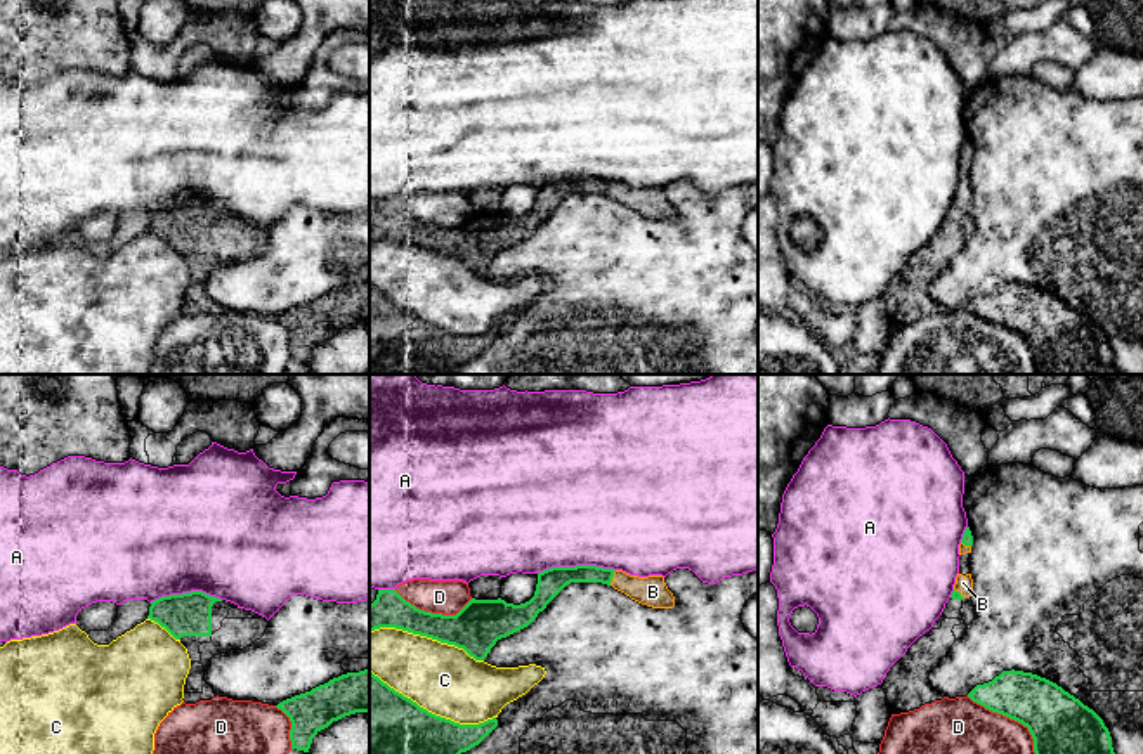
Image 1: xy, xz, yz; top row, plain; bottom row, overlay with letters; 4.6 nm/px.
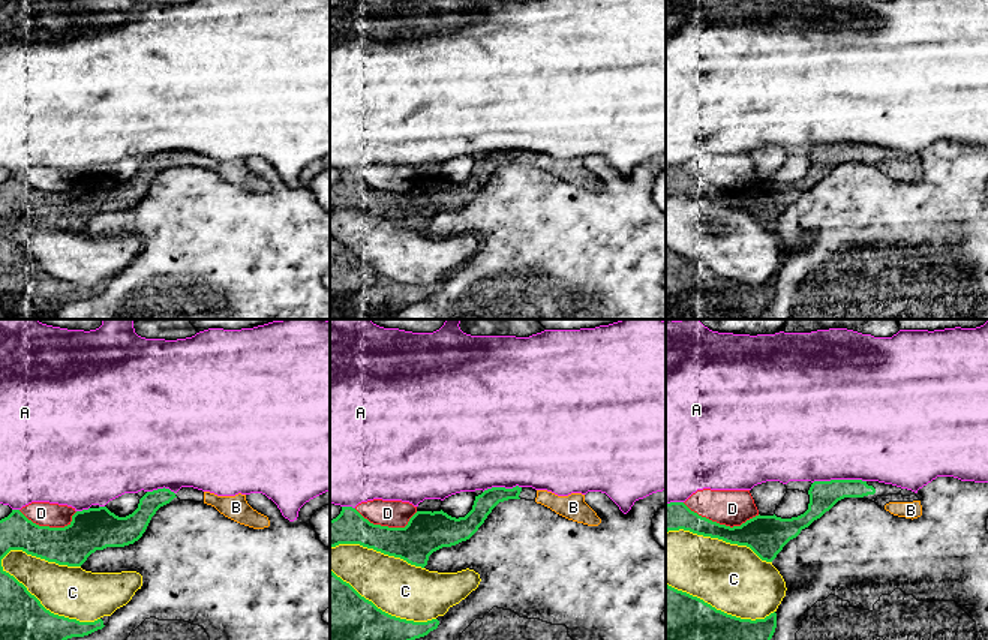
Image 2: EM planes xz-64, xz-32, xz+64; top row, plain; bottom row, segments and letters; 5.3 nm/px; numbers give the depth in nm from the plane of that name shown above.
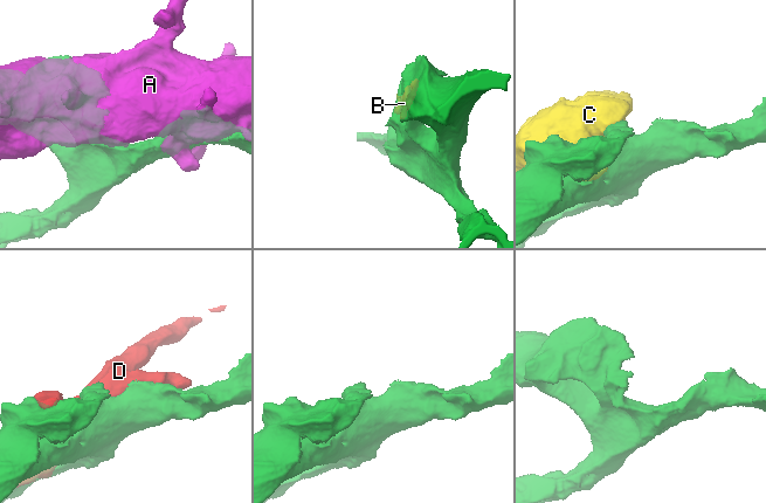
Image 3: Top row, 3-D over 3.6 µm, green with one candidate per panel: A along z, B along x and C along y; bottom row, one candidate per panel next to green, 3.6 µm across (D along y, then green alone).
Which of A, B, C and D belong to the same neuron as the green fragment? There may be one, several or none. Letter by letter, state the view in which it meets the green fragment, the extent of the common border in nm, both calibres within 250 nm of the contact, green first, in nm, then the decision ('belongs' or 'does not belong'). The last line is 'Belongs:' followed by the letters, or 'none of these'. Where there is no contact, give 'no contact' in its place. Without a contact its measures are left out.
A: meets green in xz; contact 360 nm long; 120 nm thick on the green side, 500 nm on the other; does not belong
B: meets green in xz; contact 80 nm long; 100 nm thick on the green side, 140 nm on the other; belongs
C: meets green in xz; contact 650 nm long; 500 nm thick on the green side, 320 nm on the other; does not belong
D: meets green in yz; contact 460 nm long; 320 nm thick on the green side, 480 nm on the other; does not belong
Belongs: B

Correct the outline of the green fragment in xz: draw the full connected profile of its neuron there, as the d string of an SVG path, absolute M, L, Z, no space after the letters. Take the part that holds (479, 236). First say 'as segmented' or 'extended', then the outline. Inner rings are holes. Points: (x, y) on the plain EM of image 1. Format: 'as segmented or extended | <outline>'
extended | M597 177L552 179L538 185L534 208L520 217L472 210L456 227L432 225L406 213L395 201L378 201L369 215L369 243L395 239L463 260L484 272L498 251L527 239L571 194L602 194L652 220L673 220L663 187L638 189Z

